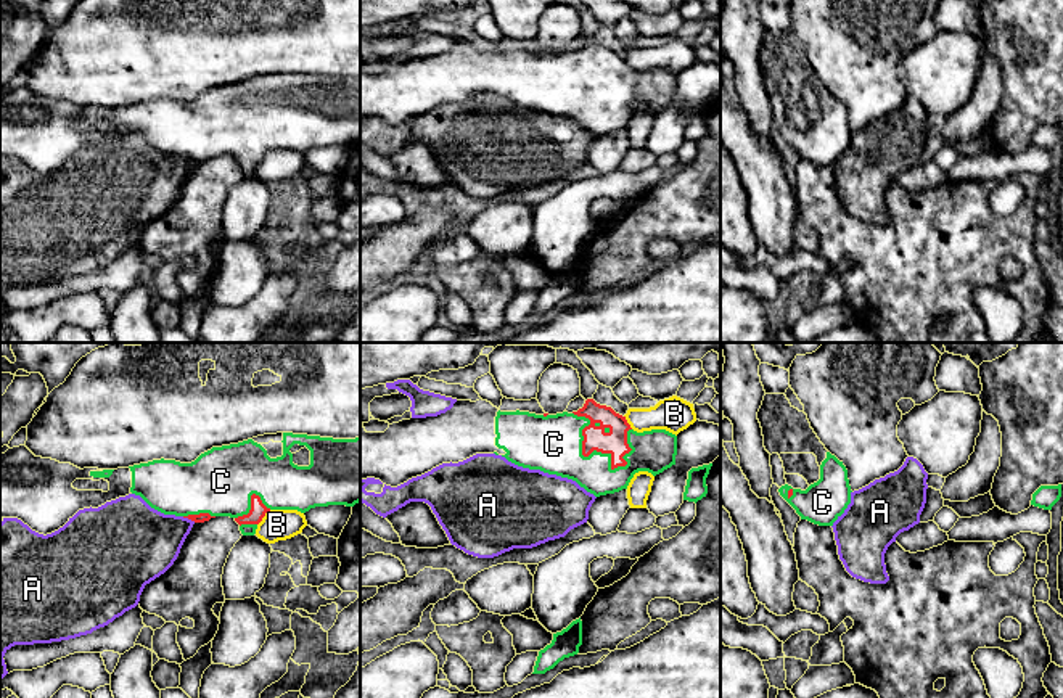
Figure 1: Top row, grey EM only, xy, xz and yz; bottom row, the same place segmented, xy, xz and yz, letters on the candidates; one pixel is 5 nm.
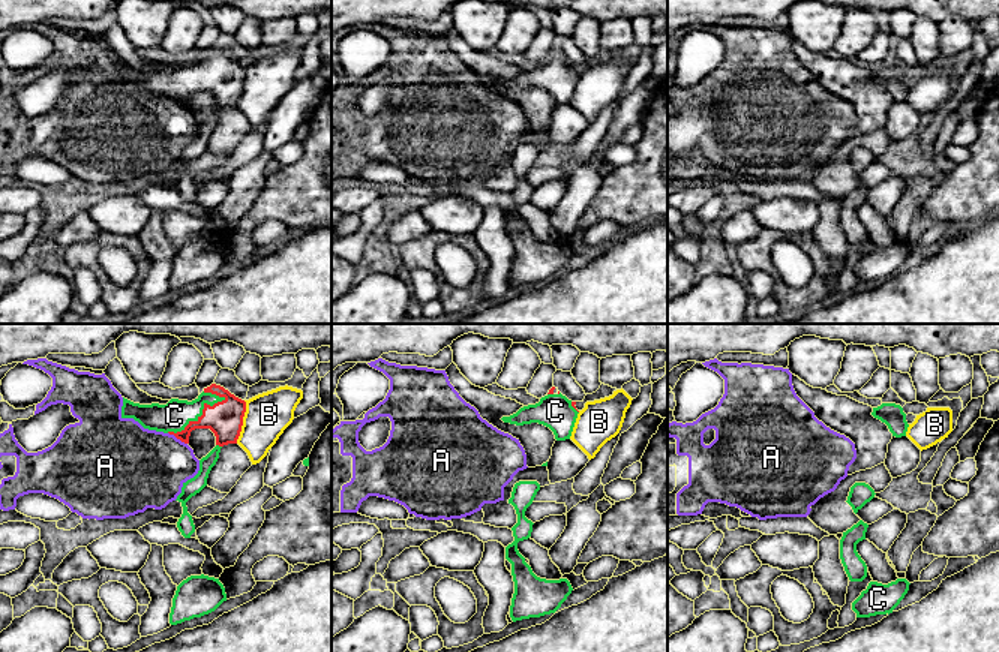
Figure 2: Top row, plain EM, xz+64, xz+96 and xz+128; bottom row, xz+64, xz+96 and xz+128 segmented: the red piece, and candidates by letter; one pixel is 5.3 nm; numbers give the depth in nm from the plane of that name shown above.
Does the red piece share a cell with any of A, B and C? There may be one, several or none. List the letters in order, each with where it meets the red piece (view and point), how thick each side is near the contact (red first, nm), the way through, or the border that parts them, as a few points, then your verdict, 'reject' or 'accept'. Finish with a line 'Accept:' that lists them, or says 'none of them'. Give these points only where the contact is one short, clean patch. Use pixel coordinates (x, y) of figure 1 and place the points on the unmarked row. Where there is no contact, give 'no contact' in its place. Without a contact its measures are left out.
A: xy (188, 158) | 50/340 nm | along xy (182, 156), (195, 161) | reject
B: xy (264, 155) | 80/160 nm | reject
C: xz (586, 95) | 120/280 nm | accept
Accept: C

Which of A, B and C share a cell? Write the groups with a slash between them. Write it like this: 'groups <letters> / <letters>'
groups A / B / C

